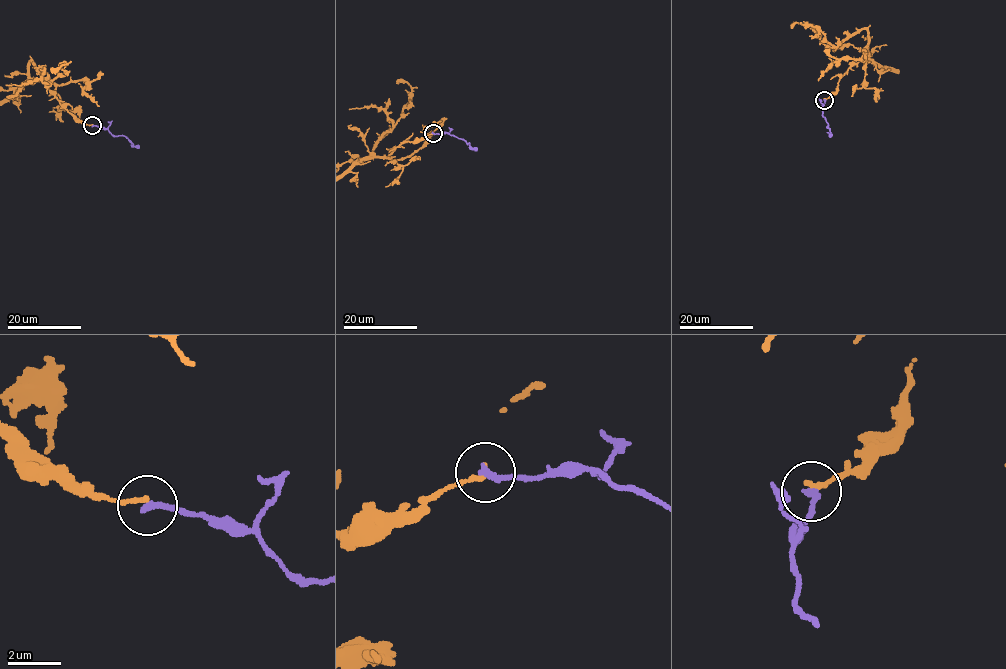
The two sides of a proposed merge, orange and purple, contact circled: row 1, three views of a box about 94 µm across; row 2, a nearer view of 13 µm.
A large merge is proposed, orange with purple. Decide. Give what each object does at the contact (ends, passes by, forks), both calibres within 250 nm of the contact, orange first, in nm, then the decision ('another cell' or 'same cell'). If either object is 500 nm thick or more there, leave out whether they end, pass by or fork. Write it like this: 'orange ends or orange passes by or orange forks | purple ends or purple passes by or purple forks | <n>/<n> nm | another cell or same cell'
orange ends | purple ends | 180/280 nm | another cell

